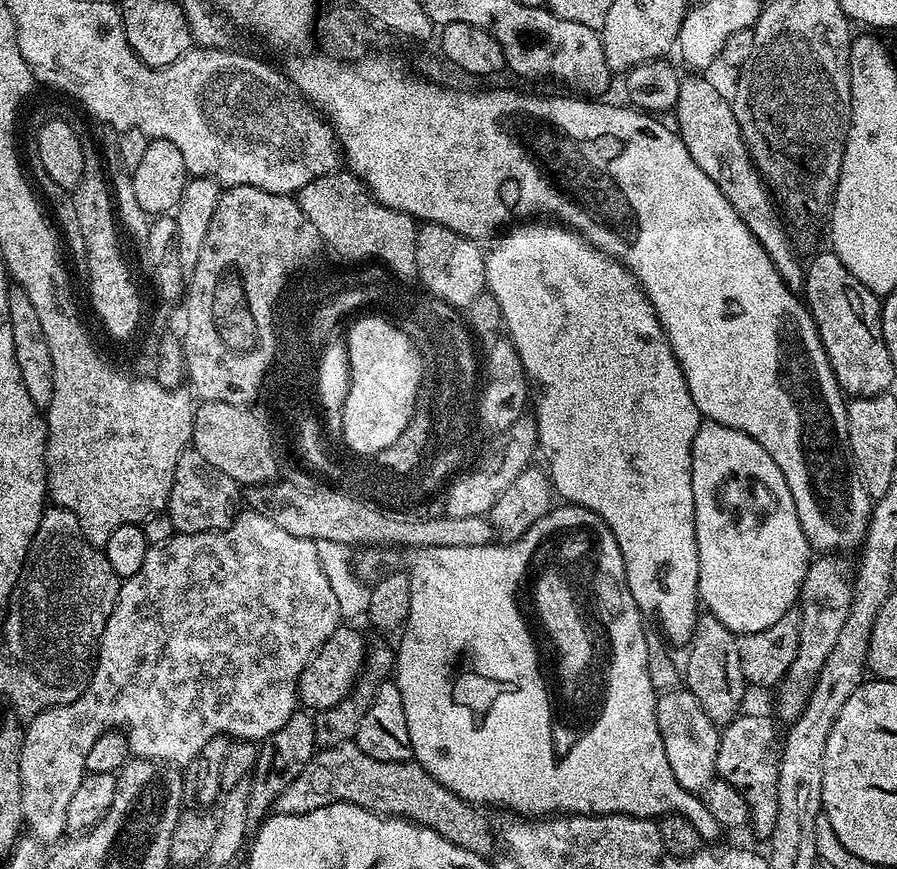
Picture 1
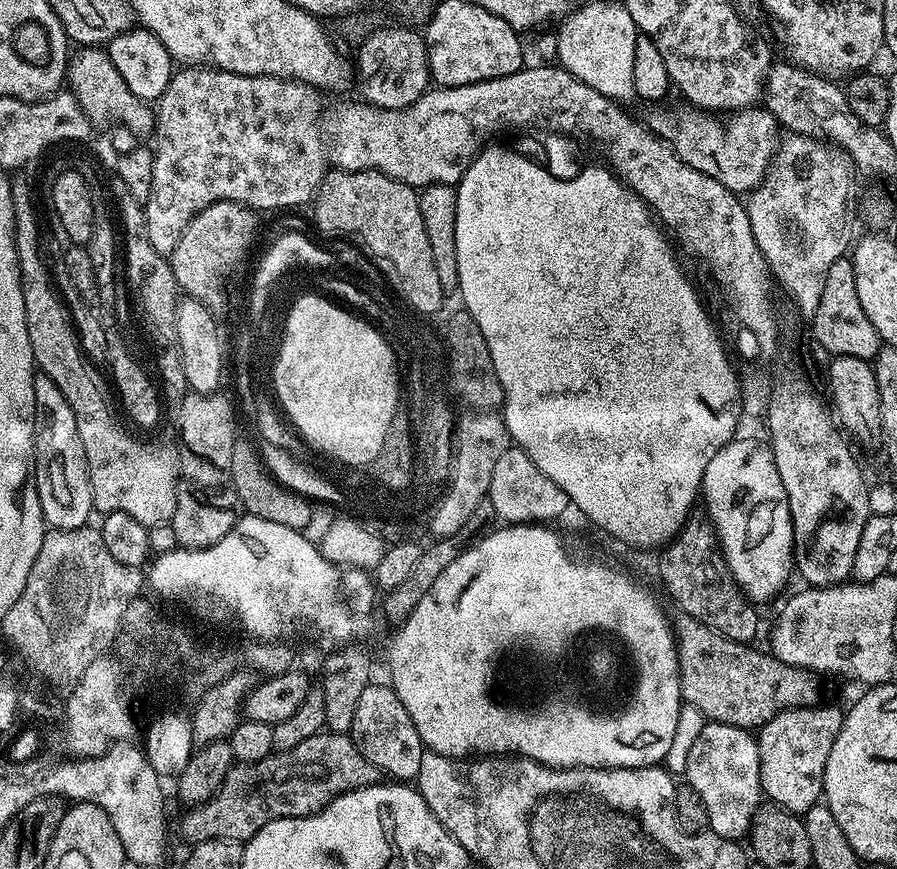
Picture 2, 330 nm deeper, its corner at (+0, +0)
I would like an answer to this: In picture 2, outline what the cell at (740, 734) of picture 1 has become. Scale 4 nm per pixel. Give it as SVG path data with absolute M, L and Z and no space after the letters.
M822 703L809 708L787 708L759 729L760 787L763 795L785 812L802 814L821 803L824 795L826 758L830 758L830 750L844 725L844 712Z

